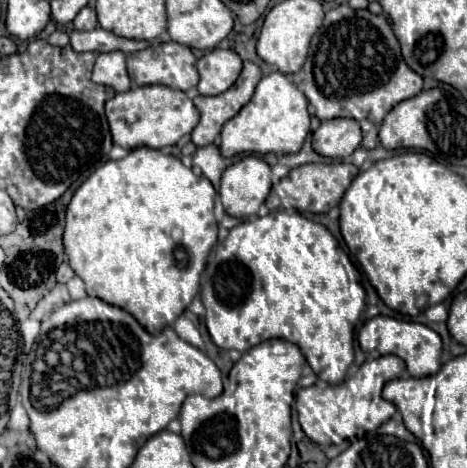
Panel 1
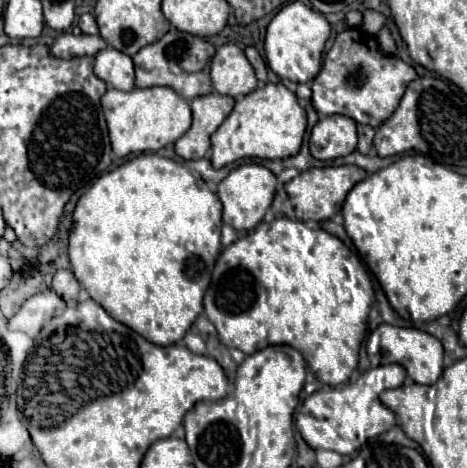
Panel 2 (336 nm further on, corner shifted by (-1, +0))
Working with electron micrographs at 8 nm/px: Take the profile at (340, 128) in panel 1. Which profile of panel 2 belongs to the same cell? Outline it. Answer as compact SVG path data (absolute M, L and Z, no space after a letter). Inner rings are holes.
M330 115L314 125L310 135L310 153L314 159L328 161L352 153L356 143L356 121L344 115Z

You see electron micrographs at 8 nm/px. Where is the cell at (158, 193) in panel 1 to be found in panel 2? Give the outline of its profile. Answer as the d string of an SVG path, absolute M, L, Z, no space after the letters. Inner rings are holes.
M146 153L104 173L78 201L70 229L68 255L72 271L84 285L88 299L100 303L108 315L138 331L154 345L178 343L204 311L202 299L210 283L214 261L220 253L222 203L198 185L194 175L180 163Z

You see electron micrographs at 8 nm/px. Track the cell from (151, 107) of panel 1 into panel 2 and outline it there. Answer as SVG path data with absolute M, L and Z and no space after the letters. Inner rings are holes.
M136 87L132 91L108 89L102 97L102 111L106 115L108 135L116 157L158 151L168 143L180 139L190 129L192 123L192 111L188 101L170 87L150 87L150 89Z

